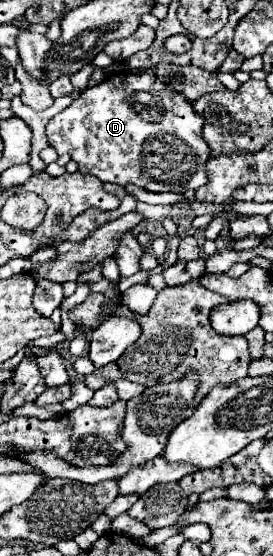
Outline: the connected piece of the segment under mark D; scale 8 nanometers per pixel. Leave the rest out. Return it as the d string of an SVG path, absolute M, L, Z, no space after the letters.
M143 70L143 72L133 72L133 74L131 72L113 72L101 84L97 84L93 88L87 88L77 100L73 100L73 104L69 108L65 108L55 118L51 118L49 124L47 124L47 138L49 138L49 146L53 146L57 150L57 154L65 152L79 164L79 172L93 174L101 182L115 182L115 184L121 184L121 186L133 182L135 186L139 186L139 188L143 188L147 192L181 192L183 194L189 188L197 190L197 188L207 184L207 160L211 156L211 150L209 150L209 146L207 146L207 142L203 140L203 134L201 134L203 132L203 124L205 124L205 120L203 120L201 114L195 112L193 104L181 92L175 92L165 82L161 82L155 76L153 70Z

